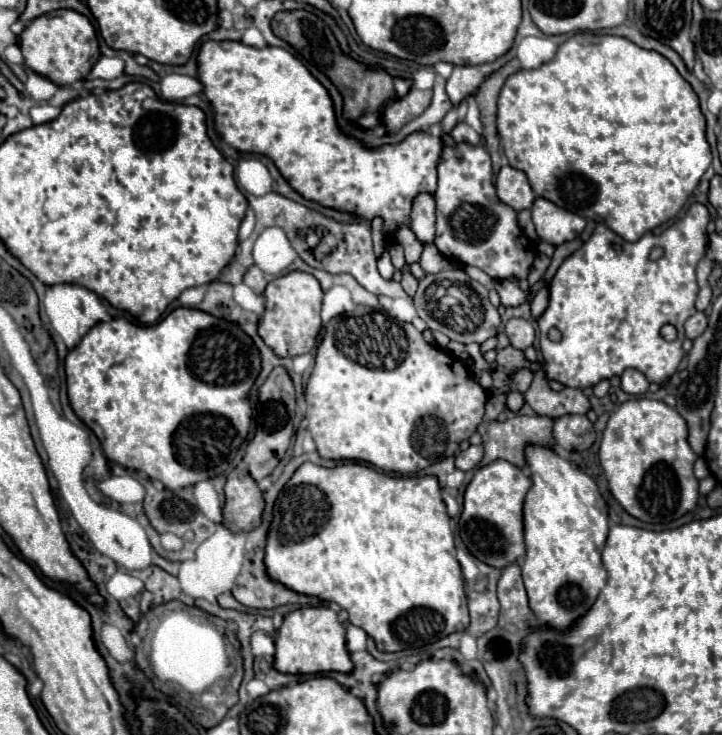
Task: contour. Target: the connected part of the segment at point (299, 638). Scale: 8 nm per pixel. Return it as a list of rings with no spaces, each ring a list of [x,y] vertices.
[[[301,607],[285,615],[283,625],[277,631],[275,639],[275,669],[281,673],[327,673],[341,671],[349,673],[353,669],[347,645],[345,645],[345,627],[339,621],[337,613],[329,607]]]

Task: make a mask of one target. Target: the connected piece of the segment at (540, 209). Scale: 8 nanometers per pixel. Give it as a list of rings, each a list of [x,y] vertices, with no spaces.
[[[543,197],[535,199],[531,211],[533,211],[533,223],[537,233],[547,243],[553,243],[553,245],[561,245],[575,239],[585,227],[583,217],[567,209],[561,209]]]

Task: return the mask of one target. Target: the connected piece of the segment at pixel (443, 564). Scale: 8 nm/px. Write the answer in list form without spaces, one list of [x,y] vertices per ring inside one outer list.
[[[303,463],[291,481],[281,491],[275,509],[273,509],[273,523],[267,535],[267,549],[265,549],[265,565],[269,569],[269,577],[277,577],[283,585],[289,585],[289,589],[297,589],[297,593],[303,595],[315,595],[325,601],[335,601],[339,607],[347,609],[349,621],[361,629],[367,631],[375,639],[375,645],[379,651],[403,651],[403,649],[419,649],[425,645],[431,645],[455,631],[465,631],[469,627],[469,609],[467,609],[467,597],[465,597],[465,581],[461,575],[461,565],[457,561],[457,549],[451,539],[451,527],[449,527],[449,515],[447,507],[441,497],[441,487],[437,477],[409,477],[409,475],[387,475],[383,471],[377,471],[367,465],[359,463],[345,463],[333,469],[319,467],[313,463]]]

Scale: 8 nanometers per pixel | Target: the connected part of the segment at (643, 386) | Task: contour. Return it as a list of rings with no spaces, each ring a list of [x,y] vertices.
[[[625,369],[621,375],[621,389],[627,395],[643,395],[649,387],[649,381],[645,379],[645,375],[637,369]]]

